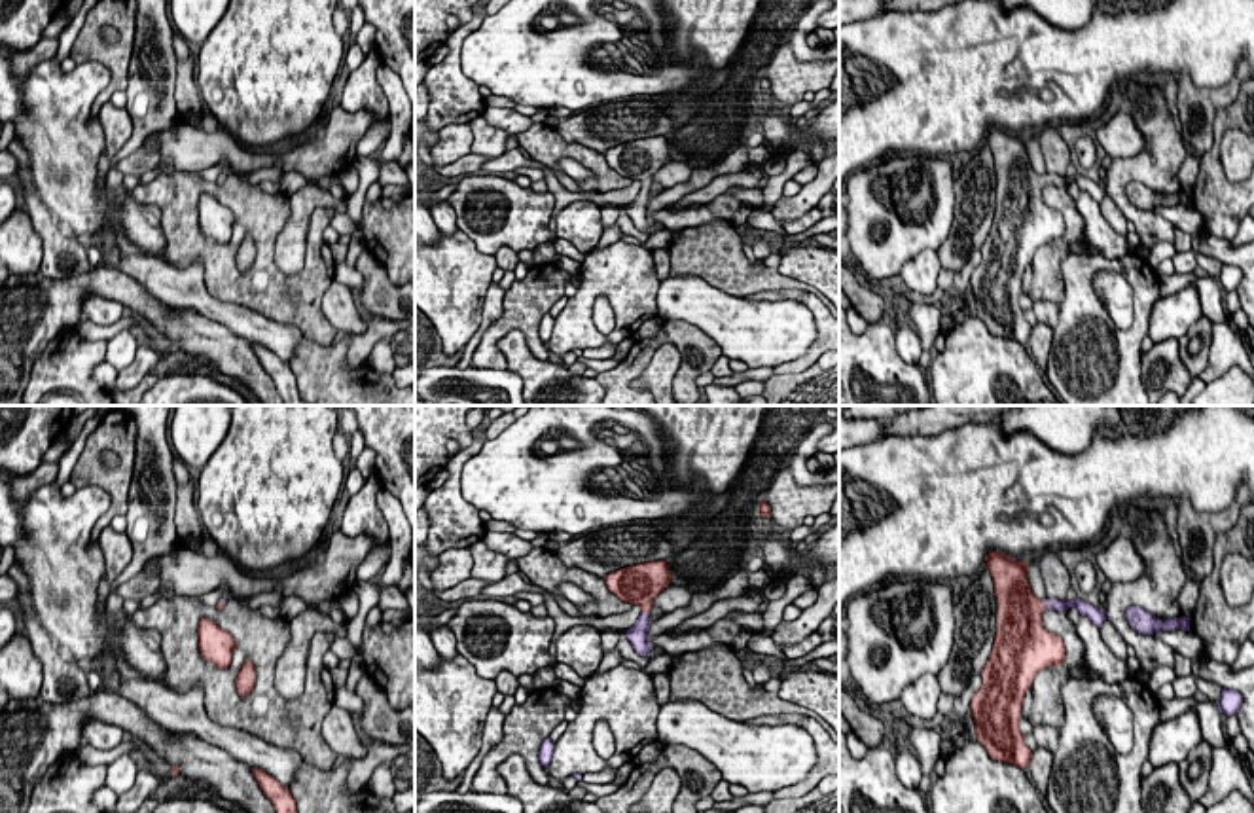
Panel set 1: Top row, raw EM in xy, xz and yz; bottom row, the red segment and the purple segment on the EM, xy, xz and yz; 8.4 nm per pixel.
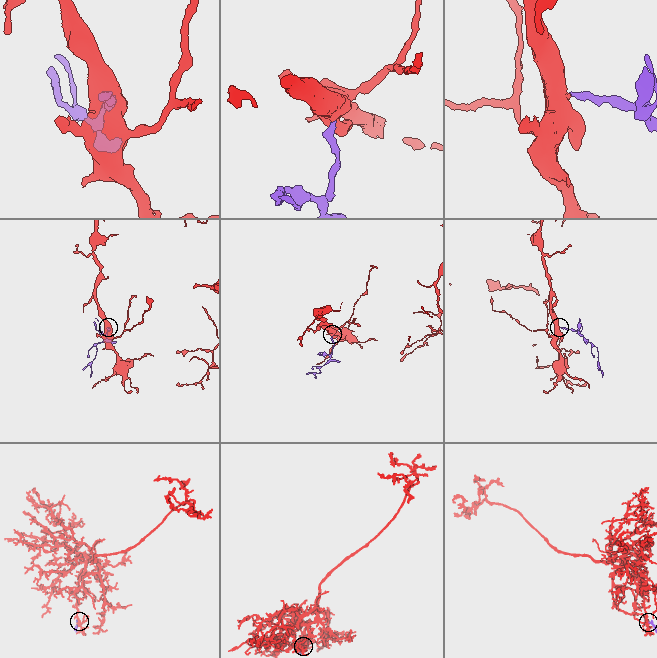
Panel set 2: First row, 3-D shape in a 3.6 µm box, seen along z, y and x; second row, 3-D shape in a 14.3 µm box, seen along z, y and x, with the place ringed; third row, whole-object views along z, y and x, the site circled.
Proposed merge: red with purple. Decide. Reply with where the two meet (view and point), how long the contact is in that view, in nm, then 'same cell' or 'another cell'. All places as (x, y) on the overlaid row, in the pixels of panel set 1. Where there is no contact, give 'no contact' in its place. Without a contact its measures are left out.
xz (644, 611) | 70 nm | same cell

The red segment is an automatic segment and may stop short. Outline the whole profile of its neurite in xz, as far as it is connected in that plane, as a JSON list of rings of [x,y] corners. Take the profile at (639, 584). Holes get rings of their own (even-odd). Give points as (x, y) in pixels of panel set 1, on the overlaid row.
[[[667,561],[638,563],[614,570],[604,578],[604,582],[608,591],[612,591],[619,601],[642,608],[636,623],[629,627],[623,637],[633,644],[638,656],[648,656],[652,648],[648,642],[652,603],[671,582]]]

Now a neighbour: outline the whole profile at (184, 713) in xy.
[[[100,663],[95,671],[102,678],[104,690],[127,697],[153,722],[176,733],[193,733],[220,747],[237,762],[244,762],[250,769],[263,769],[286,788],[297,766],[305,764],[294,749],[280,749],[239,728],[212,722],[205,711],[203,684],[193,684],[189,692],[178,694],[161,682],[125,678],[117,671],[106,677]]]

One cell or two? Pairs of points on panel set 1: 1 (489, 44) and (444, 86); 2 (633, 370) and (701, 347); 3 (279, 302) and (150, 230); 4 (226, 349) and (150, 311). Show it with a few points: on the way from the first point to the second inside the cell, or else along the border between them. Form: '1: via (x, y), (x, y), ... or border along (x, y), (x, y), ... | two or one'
1: border along (478, 27), (461, 52), (461, 71), (478, 86) | two
2: via (646, 351), (662, 338), (682, 338) | one
3: border along (137, 201), (160, 211), (163, 258) | two
4: via (207, 338), (169, 321) | one

